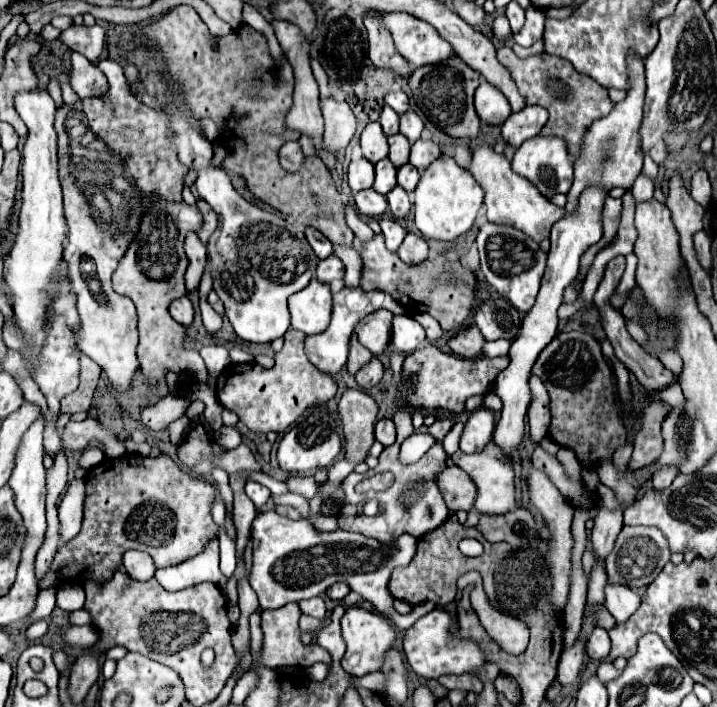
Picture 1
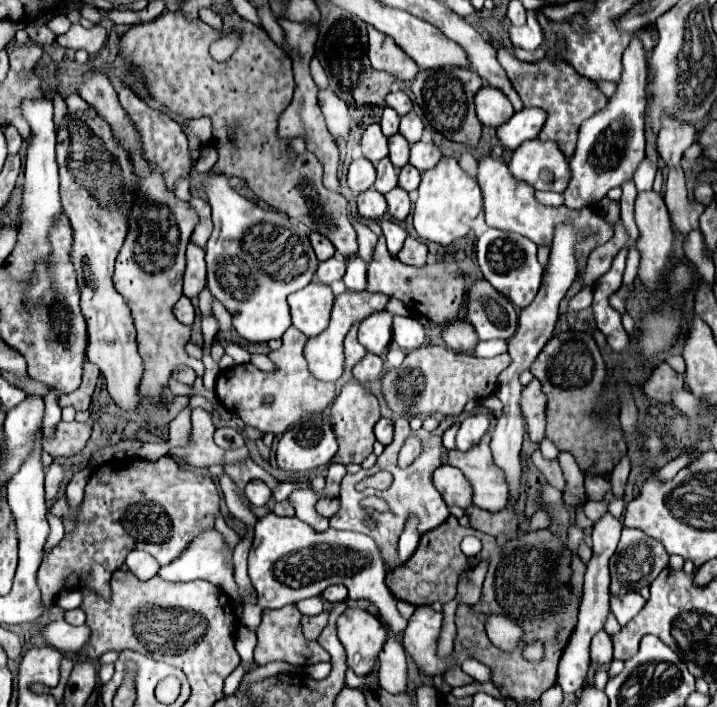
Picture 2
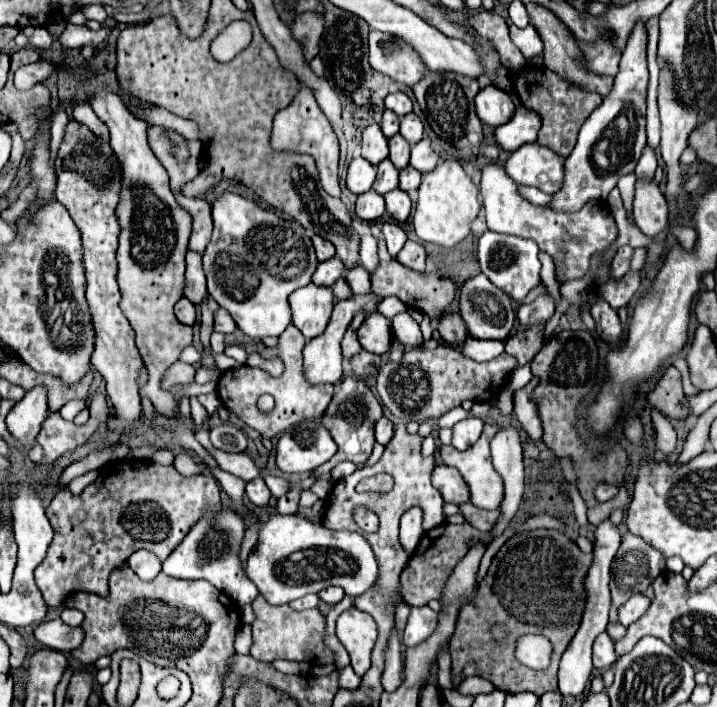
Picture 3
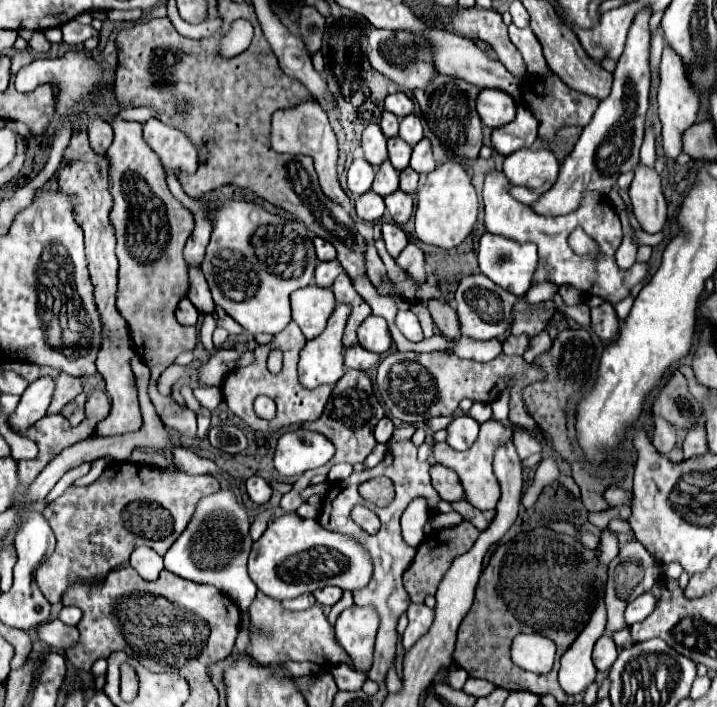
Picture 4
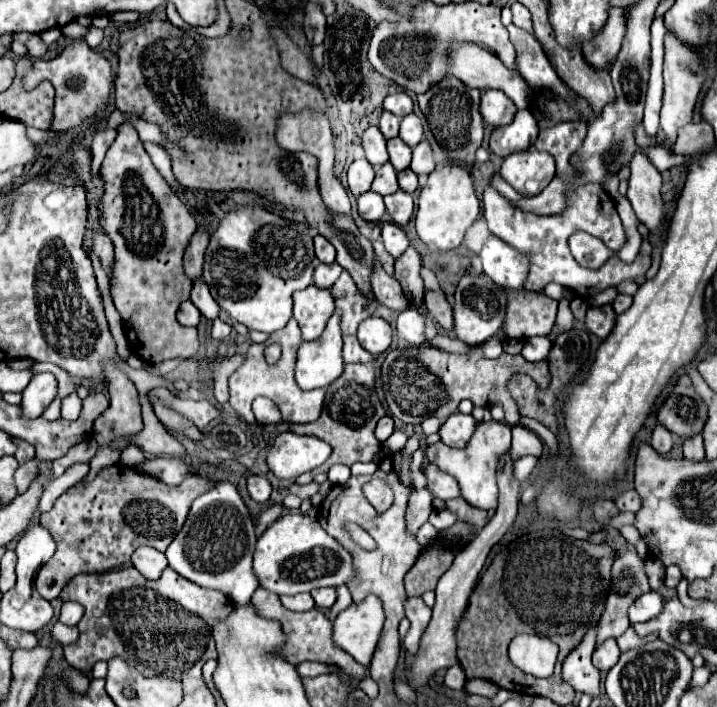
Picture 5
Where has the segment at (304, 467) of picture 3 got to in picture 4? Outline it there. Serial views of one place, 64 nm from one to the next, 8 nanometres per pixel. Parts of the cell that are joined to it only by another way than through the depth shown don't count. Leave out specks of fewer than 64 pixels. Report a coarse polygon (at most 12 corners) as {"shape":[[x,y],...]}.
{"shape":[[298,428],[280,436],[274,466],[300,476],[326,464],[336,448],[324,434]]}

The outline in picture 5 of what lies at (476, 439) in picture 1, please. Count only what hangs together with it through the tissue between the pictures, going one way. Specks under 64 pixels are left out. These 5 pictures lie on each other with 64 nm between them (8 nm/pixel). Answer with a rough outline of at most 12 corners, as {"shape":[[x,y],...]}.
{"shape":[[456,412],[440,428],[452,448],[464,448],[478,422]]}

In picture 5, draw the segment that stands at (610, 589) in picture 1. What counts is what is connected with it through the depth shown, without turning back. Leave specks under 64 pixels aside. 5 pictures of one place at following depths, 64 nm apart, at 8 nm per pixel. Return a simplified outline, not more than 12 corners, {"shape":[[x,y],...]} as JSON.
{"shape":[[646,592],[628,610],[630,622],[660,614],[662,596]]}

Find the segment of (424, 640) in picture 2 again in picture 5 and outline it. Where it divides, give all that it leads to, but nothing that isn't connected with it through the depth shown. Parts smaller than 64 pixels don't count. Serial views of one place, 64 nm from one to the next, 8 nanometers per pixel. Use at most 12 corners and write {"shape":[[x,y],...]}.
{"shape":[[422,598],[406,600],[410,630],[404,648],[414,648],[432,618],[432,610]]}

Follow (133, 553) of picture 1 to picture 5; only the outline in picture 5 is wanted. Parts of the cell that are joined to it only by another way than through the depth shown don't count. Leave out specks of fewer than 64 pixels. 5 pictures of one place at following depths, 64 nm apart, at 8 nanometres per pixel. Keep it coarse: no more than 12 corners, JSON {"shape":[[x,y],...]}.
{"shape":[[140,546],[132,566],[148,580],[156,580],[168,566],[162,552]]}

